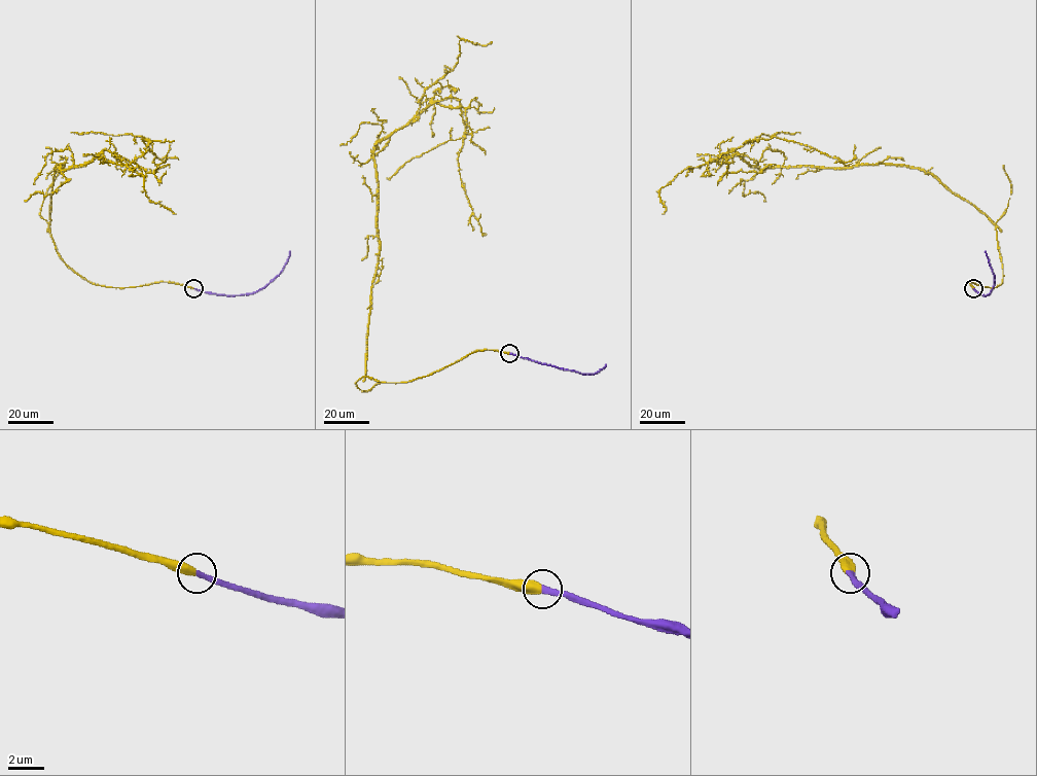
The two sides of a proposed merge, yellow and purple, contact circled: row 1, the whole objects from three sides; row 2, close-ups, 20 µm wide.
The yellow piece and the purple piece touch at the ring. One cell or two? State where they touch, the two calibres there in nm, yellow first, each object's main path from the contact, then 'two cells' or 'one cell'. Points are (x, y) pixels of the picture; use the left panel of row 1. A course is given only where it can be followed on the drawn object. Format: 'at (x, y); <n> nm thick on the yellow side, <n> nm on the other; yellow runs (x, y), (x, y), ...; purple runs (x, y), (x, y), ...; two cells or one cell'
at (193, 288); 500 nm thick on the yellow side, 320 nm on the other; yellow runs (193, 288), (90, 282), (49, 225), (60, 164), (107, 149), (129, 165), (143, 137), (164, 162), (170, 145); purple runs (193, 288), (222, 294), (256, 292), (279, 274), (290, 251); one cell

